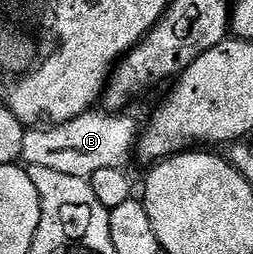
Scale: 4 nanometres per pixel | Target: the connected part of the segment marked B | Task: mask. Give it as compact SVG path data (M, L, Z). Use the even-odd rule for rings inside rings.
M105 110L97 111L87 111L63 125L28 129L22 145L22 161L28 167L48 168L52 169L53 172L62 172L67 176L77 176L88 180L94 172L99 172L104 168L126 169L131 158L134 159L137 150L139 124L125 116L126 114Z

